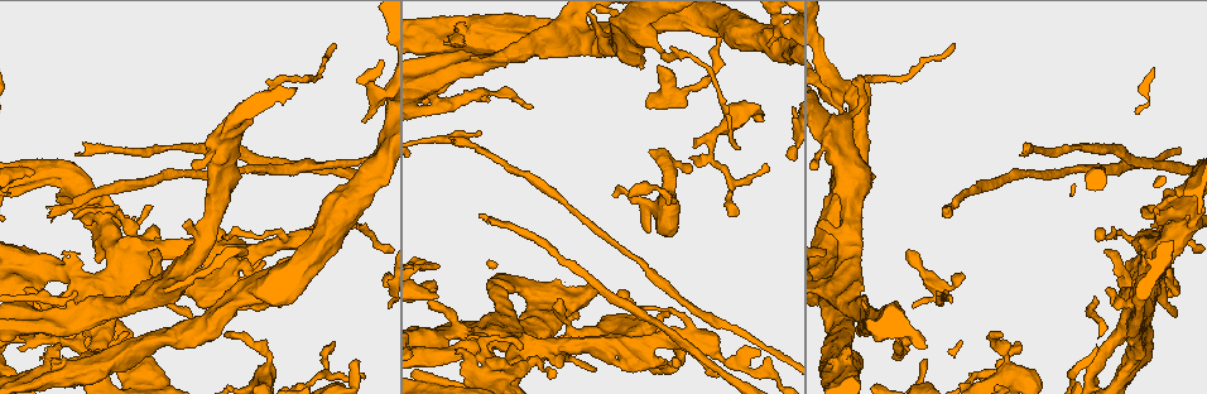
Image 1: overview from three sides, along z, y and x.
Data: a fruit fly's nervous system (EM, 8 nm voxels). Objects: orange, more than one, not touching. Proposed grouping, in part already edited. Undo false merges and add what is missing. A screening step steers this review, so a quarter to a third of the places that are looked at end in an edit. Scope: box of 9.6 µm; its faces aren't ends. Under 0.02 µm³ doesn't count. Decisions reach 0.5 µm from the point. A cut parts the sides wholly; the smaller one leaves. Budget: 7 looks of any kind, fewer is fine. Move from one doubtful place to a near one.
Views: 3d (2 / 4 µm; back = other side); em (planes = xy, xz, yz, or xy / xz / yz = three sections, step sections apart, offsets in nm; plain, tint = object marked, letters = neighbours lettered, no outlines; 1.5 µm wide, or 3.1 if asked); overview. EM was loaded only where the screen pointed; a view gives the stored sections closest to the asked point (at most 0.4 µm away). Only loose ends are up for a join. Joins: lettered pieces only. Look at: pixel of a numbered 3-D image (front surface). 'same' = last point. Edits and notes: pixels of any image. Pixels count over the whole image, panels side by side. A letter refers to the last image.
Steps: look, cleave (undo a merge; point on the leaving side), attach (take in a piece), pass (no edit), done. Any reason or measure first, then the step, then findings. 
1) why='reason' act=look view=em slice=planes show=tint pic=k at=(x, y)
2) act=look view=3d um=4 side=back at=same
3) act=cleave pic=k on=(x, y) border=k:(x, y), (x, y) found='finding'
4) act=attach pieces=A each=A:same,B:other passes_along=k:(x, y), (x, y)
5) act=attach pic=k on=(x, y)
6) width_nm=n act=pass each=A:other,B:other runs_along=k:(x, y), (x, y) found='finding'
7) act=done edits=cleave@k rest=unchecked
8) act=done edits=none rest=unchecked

why='end of a long branch' act=look view=3d um=4 pic=1 at=(436, 297)

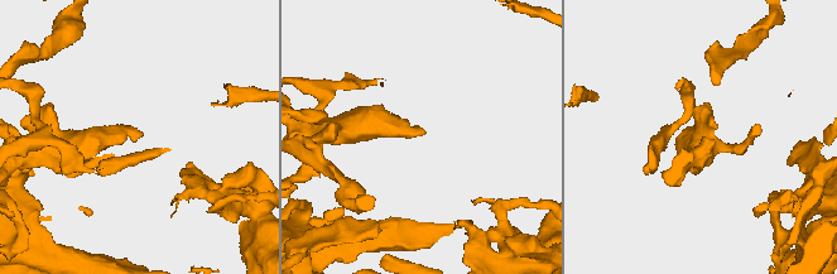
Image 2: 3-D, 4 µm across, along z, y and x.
why='shape alone is not enough' act=look view=em slice=planes show=letters pic=2 at=(424, 133)

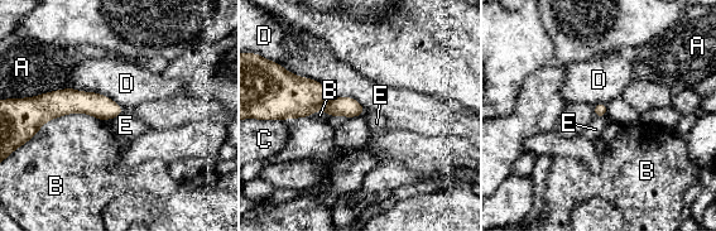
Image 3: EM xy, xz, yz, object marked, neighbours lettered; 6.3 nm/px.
act=pass each=A:other,B:other,C:other,D:other,E:other found='no lettered piece goes on from it'

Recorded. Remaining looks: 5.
why='long arm stops here' act=look view=3d um=2 pic=1 at=(480, 213)

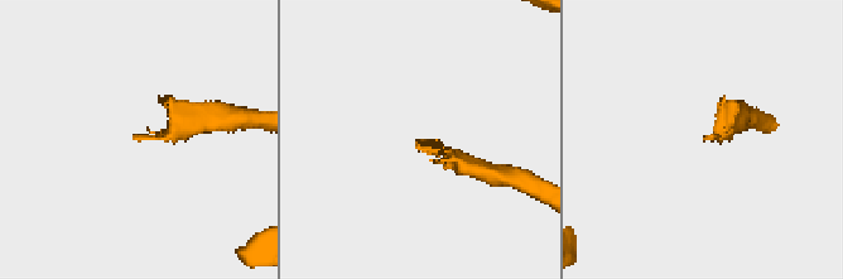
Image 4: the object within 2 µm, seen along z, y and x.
act=look view=em slice=planes show=tint pic=4 at=(416, 143)

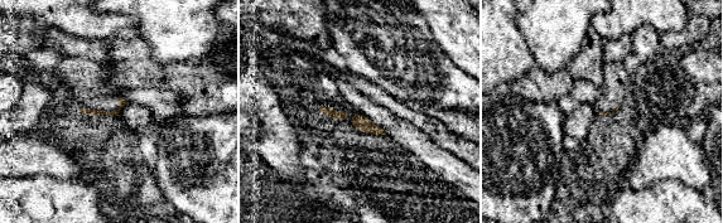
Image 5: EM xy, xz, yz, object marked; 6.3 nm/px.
act=look view=em slice=planes show=letters at=same

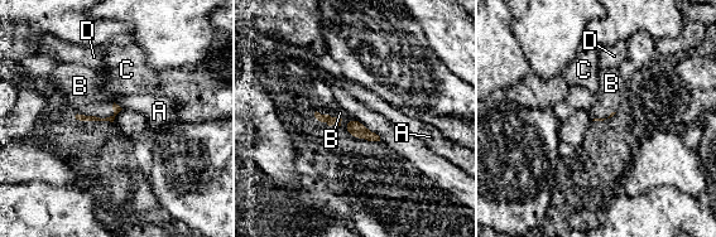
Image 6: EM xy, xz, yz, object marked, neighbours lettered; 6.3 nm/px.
act=attach pic=6 on=(80, 86) each=A:other,B:same,C:other,D:other found='it goes on there'

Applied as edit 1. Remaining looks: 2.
act=done edits=attach@6 rest=unchecked

